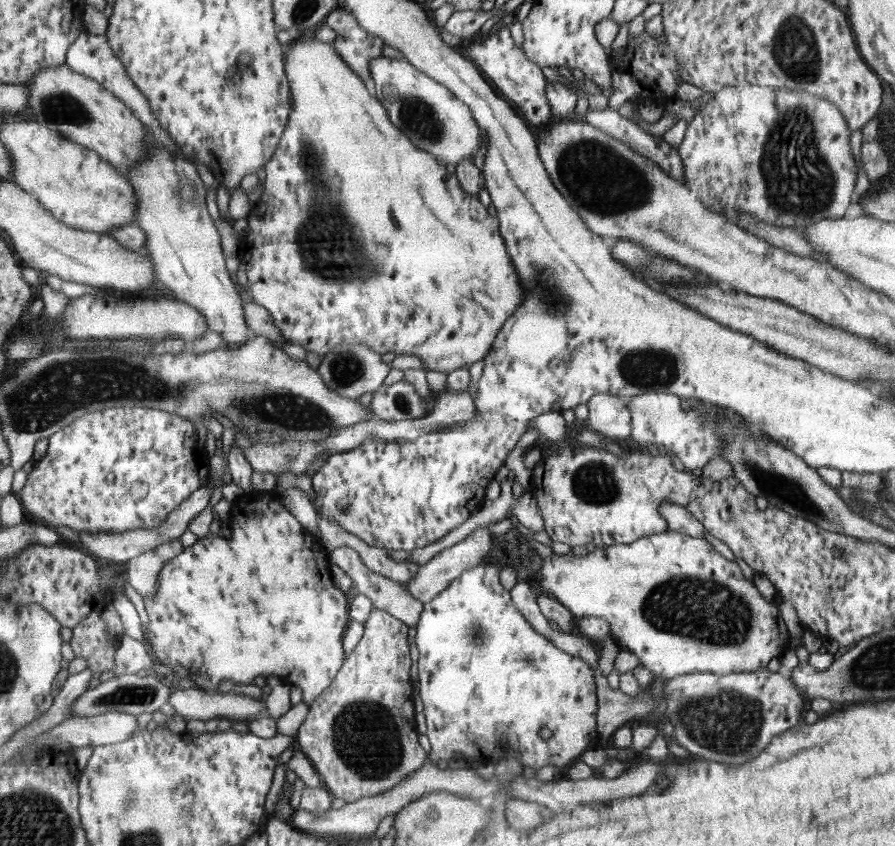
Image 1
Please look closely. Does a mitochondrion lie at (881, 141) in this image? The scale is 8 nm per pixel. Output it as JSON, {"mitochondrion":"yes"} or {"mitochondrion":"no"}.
{"mitochondrion":"no"}

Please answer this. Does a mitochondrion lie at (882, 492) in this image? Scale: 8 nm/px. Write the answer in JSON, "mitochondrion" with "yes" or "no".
{"mitochondrion":"no"}

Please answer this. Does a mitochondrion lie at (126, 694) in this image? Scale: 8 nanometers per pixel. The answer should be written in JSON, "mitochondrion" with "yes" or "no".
{"mitochondrion":"yes"}

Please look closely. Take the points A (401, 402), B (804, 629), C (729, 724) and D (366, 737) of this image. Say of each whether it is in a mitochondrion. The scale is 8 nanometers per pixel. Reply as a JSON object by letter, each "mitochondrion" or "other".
{"A":"mitochondrion","B":"other","C":"mitochondrion","D":"mitochondrion"}

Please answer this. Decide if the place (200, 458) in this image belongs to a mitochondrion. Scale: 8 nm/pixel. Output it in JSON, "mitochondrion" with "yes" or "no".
{"mitochondrion":"no"}

